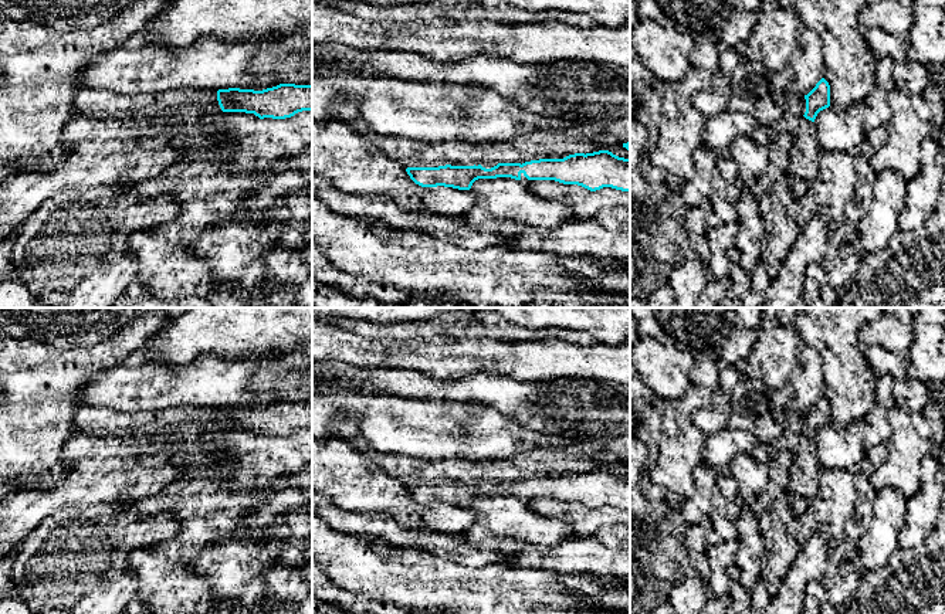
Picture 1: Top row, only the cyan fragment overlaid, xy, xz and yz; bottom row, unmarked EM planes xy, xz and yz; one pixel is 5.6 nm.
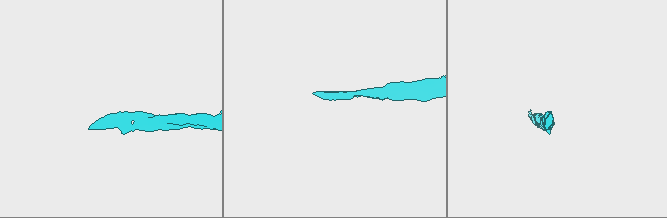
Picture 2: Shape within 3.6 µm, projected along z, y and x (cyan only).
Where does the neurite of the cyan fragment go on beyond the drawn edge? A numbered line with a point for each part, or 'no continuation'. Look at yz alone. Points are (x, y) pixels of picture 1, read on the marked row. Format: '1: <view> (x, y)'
1: yz (805, 152)

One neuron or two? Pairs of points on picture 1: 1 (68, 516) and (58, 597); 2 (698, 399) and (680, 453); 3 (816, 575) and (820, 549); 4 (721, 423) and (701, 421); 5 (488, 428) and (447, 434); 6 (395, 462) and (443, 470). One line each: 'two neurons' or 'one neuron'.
1: one neuron
2: one neuron
3: one neuron
4: one neuron
5: one neuron
6: one neuron

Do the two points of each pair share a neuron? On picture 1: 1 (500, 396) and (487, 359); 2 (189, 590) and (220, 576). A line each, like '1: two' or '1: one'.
1: two
2: two

